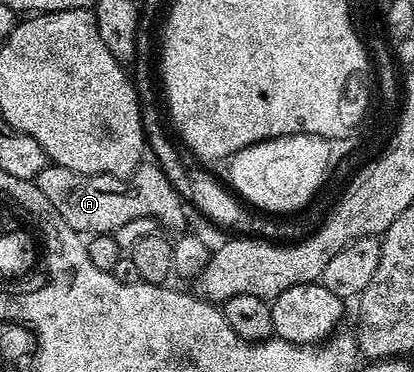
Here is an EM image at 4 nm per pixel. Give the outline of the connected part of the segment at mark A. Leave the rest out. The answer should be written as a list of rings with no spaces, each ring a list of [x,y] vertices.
[[[49,163],[33,180],[41,195],[49,199],[57,215],[61,215],[61,219],[81,235],[112,234],[117,227],[141,216],[151,217],[164,230],[183,231],[188,228],[187,213],[183,210],[184,199],[170,185],[169,179],[155,163],[140,165],[129,177],[113,175],[84,177],[82,173],[74,173],[60,165]]]

